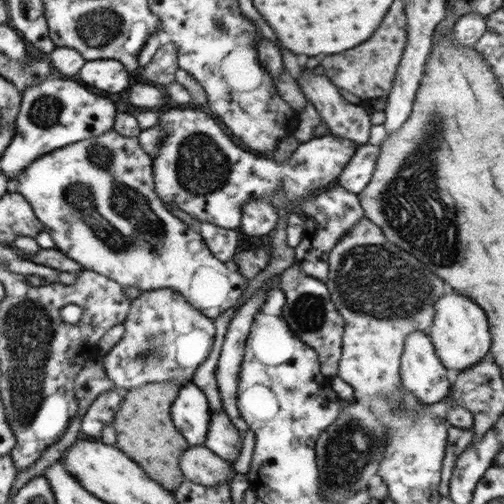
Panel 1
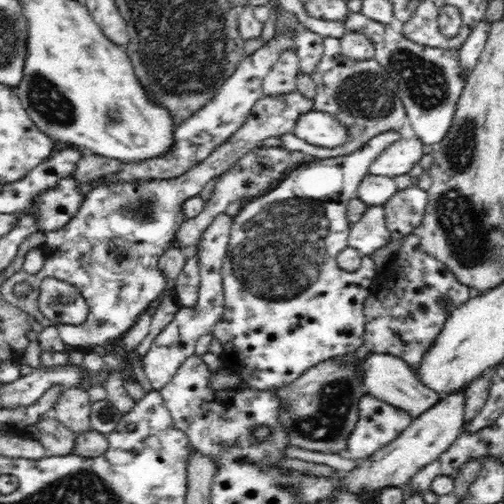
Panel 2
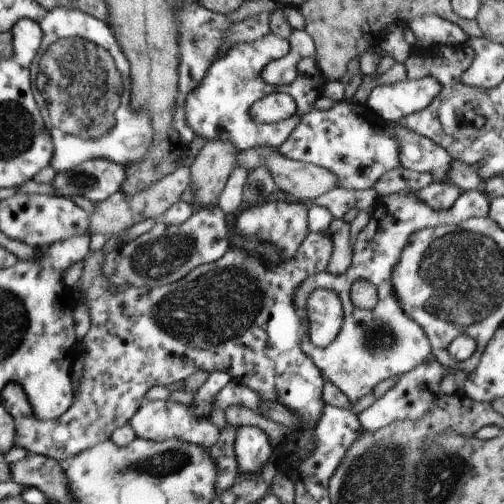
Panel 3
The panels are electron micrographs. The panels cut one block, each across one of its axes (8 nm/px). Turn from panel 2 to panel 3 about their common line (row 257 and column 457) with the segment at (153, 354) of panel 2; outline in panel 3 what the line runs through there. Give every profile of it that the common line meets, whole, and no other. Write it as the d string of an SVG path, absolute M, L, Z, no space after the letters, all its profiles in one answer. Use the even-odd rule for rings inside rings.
M471 190L461 192L457 202L449 210L435 212L427 204L421 204L417 198L411 196L411 192L397 192L389 196L377 196L375 206L369 210L371 218L367 226L359 232L355 246L353 246L353 262L347 268L345 274L333 276L327 270L309 276L305 282L301 282L295 290L295 308L301 316L303 324L307 326L307 298L315 290L333 290L337 292L341 304L343 304L343 324L335 340L325 346L317 348L309 338L301 340L301 350L315 362L315 366L321 370L321 376L325 382L335 384L351 404L361 400L365 394L371 394L373 386L387 380L401 376L415 366L423 364L431 356L431 344L423 328L411 320L405 310L399 306L399 298L395 296L391 272L395 264L399 262L399 256L403 254L403 248L411 240L413 234L419 230L431 230L437 226L457 226L461 222L467 222L469 218L487 218L489 216L489 198L483 190ZM353 280L367 280L377 290L377 304L371 310L355 308L349 300L349 286Z

